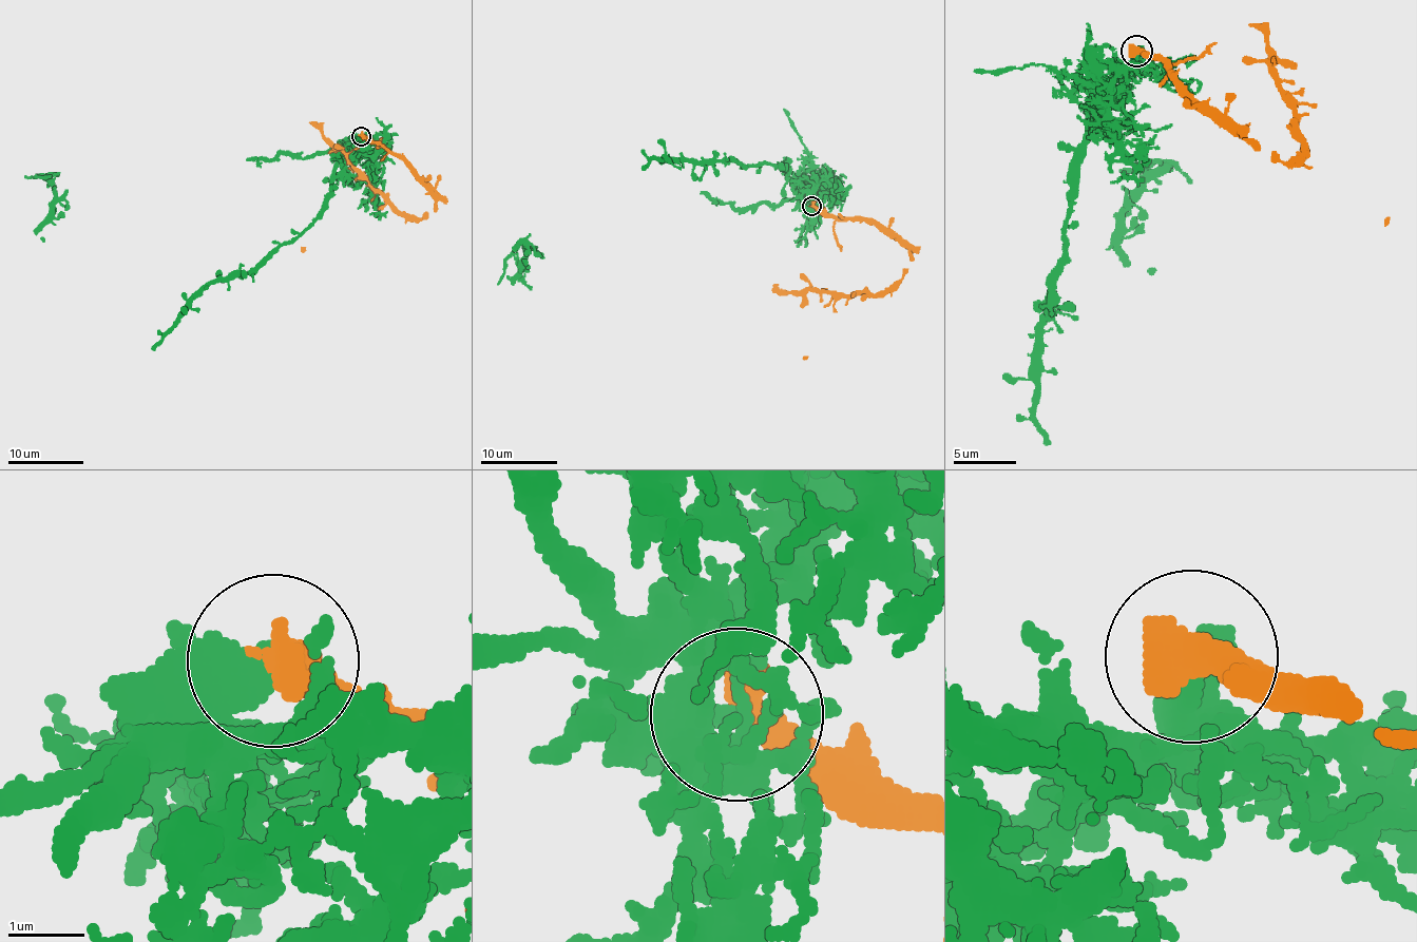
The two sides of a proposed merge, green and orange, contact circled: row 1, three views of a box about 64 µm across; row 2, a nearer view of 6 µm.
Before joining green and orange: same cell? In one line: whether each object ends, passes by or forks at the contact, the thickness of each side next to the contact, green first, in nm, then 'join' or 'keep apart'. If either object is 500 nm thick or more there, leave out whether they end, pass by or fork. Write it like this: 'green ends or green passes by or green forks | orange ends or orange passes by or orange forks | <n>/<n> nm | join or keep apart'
420/550 nm | keep apart

